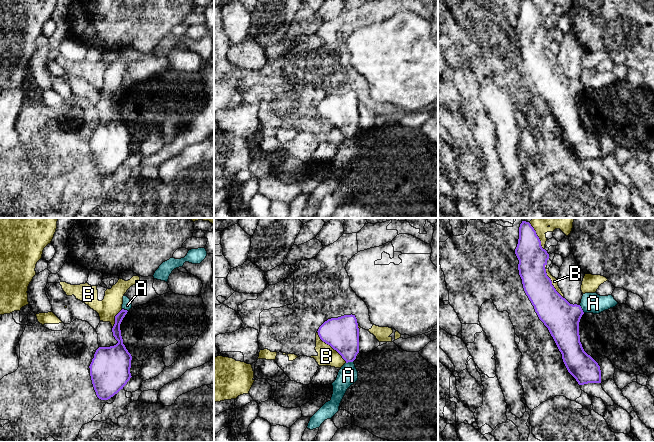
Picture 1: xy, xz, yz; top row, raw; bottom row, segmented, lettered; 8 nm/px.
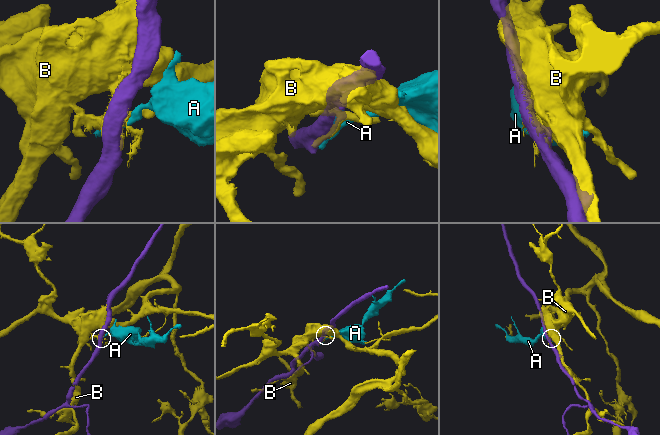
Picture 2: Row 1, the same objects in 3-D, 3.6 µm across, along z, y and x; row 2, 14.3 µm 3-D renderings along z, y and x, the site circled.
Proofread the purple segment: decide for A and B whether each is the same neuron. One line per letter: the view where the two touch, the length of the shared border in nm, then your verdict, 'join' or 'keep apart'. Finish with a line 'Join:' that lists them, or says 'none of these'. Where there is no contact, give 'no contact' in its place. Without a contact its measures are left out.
A: xz | 70 nm | keep apart
B: xz | 340 nm | keep apart
Join: none of these

